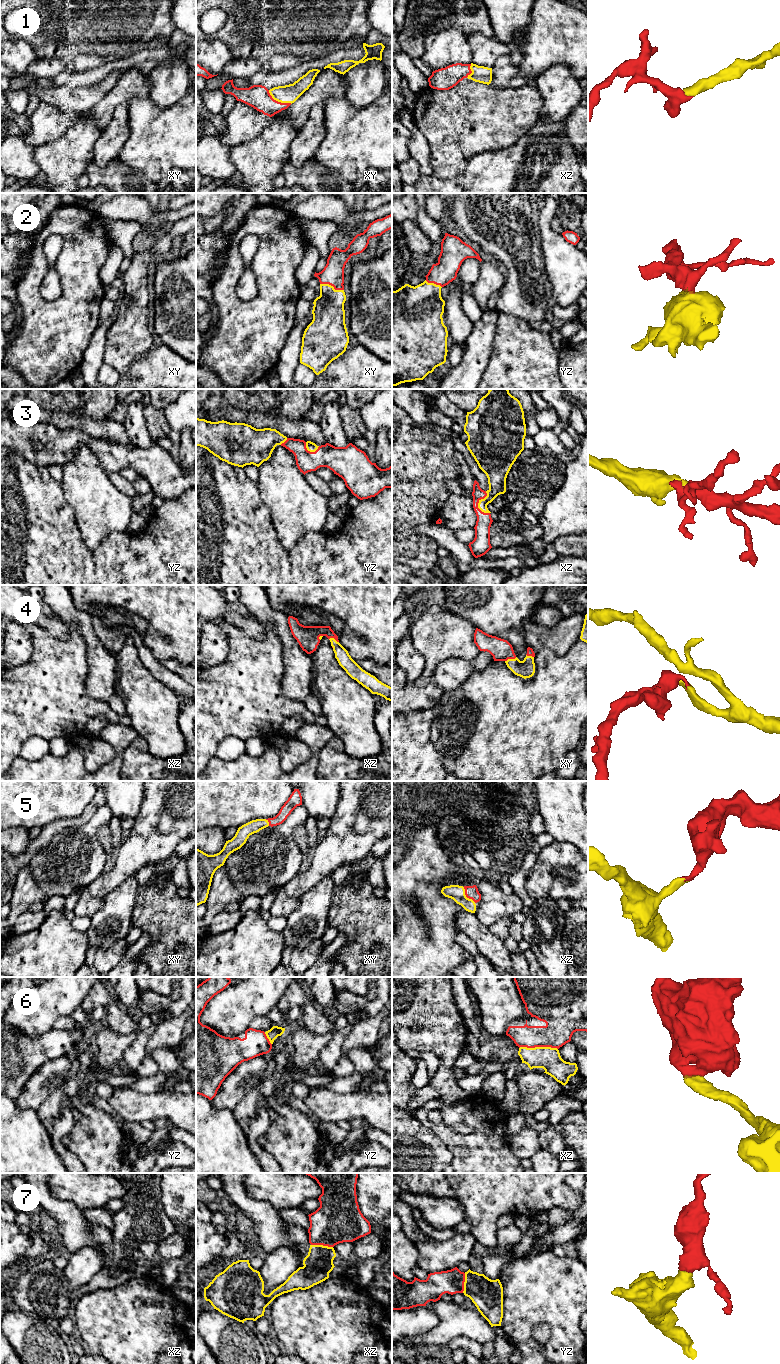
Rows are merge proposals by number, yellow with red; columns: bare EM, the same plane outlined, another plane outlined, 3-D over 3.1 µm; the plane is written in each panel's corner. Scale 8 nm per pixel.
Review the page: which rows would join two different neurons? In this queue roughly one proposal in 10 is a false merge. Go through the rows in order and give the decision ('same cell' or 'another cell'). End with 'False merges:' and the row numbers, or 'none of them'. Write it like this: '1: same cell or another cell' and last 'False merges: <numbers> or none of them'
1: same cell
2: same cell
3: same cell
4: same cell
5: same cell
6: same cell
7: same cell
False merges: none of them

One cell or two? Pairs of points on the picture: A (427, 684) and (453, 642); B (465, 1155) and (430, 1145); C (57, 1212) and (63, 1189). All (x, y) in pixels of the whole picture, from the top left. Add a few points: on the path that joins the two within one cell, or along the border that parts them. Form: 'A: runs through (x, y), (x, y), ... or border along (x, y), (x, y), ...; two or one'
A: runs through (428, 673), (430, 664), (442, 652); one
B: border along (433, 1132), (451, 1153), (451, 1162); two
C: border along (47, 1183), (55, 1197), (73, 1202), (81, 1209); two

